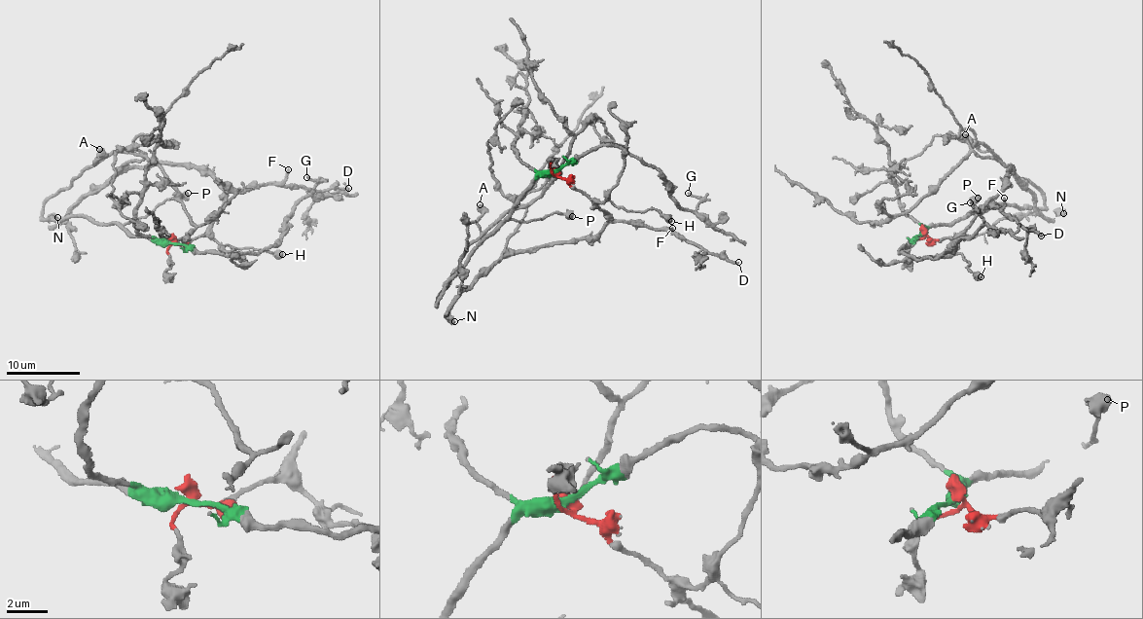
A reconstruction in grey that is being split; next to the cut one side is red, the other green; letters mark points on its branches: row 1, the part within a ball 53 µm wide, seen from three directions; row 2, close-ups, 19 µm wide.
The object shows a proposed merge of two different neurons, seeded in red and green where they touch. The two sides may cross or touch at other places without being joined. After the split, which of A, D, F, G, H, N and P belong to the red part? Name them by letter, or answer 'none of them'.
D, F, H, N

